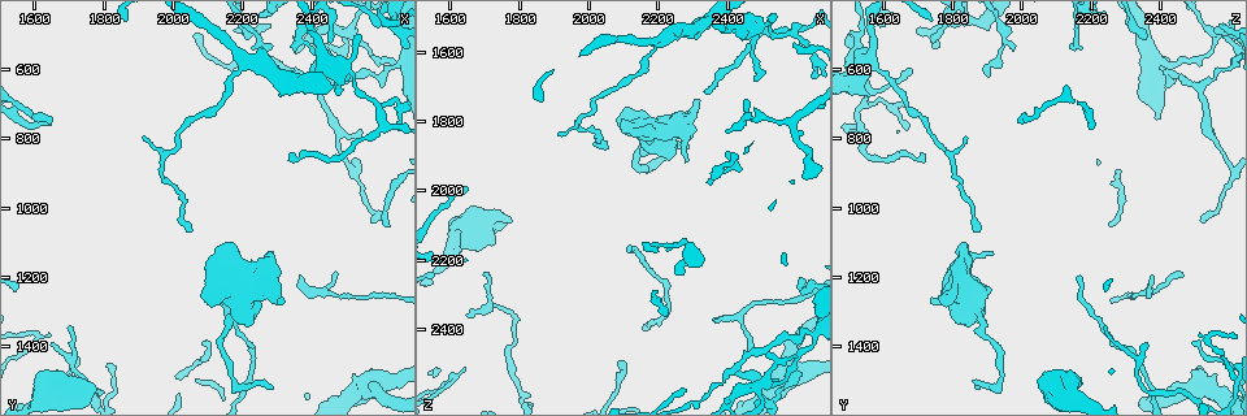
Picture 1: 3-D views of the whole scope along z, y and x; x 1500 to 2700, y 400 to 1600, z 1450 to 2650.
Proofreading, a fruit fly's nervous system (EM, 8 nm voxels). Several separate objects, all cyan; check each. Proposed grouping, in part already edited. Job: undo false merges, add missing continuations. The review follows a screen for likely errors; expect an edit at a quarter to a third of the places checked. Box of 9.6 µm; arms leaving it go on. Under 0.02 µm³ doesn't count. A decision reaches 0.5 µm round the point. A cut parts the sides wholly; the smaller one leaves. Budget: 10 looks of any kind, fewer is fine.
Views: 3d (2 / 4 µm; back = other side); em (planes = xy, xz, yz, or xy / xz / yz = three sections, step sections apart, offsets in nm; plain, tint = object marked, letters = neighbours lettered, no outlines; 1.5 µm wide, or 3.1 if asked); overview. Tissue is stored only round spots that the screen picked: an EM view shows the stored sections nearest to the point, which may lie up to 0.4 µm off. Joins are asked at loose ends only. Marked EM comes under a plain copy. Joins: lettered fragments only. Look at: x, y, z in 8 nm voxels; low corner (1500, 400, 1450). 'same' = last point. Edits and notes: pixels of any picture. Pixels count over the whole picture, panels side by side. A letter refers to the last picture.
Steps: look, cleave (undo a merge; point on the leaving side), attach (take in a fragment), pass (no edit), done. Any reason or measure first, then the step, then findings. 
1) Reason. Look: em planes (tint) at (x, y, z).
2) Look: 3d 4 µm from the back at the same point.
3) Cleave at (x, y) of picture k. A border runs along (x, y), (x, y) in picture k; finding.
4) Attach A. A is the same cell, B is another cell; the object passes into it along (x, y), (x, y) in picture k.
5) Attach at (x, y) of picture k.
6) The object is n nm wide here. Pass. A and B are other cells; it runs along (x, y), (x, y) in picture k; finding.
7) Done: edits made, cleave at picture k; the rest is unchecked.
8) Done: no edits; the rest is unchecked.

An open end. Look: 3d 4 µm at (2310, 1260, 1740).

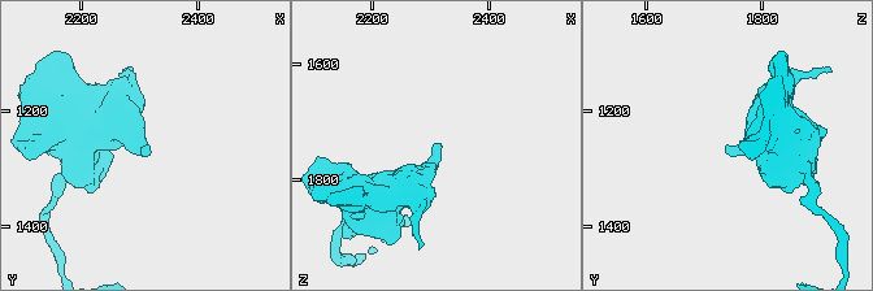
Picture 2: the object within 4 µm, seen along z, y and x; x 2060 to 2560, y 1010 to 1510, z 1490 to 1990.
Look: em xy step 8 (tint) at (2310, 1270, 1735).

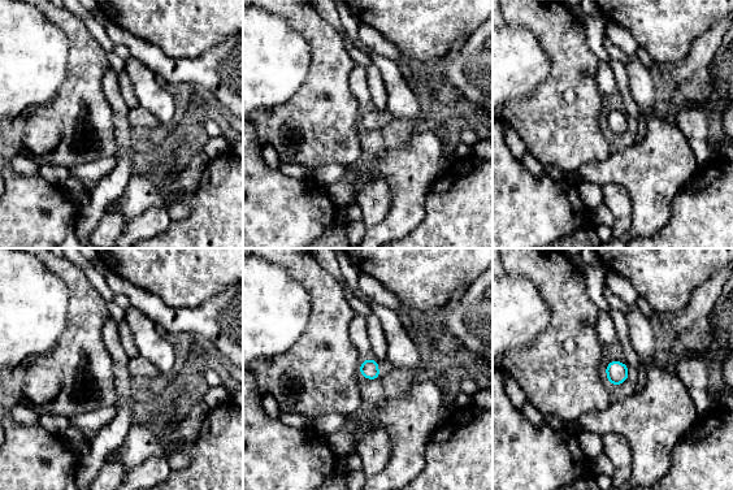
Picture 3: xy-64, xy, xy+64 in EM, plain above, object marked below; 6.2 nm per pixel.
Look: em planes (letters) at the same point.

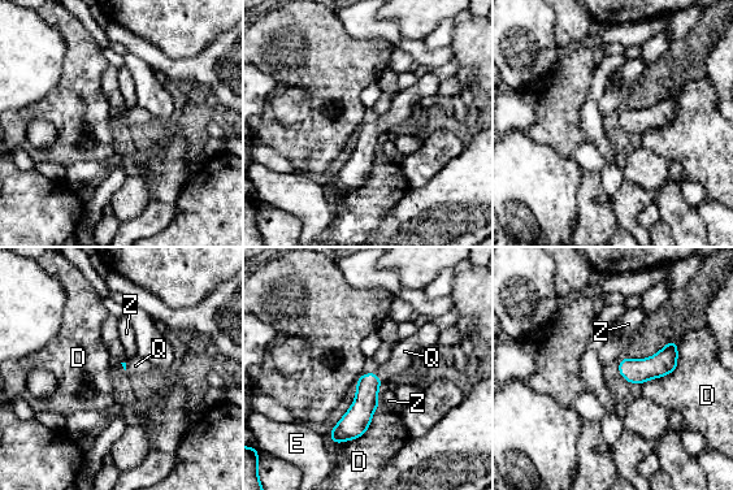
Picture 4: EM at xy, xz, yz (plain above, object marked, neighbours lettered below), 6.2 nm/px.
Attach Q. Q is the same cell, D, E and Z are other cells; the object passes into it along (365, 403), (378, 378), (404, 351) in picture 4; it goes on there.

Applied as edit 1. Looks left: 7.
See it whole again. Look: overview.

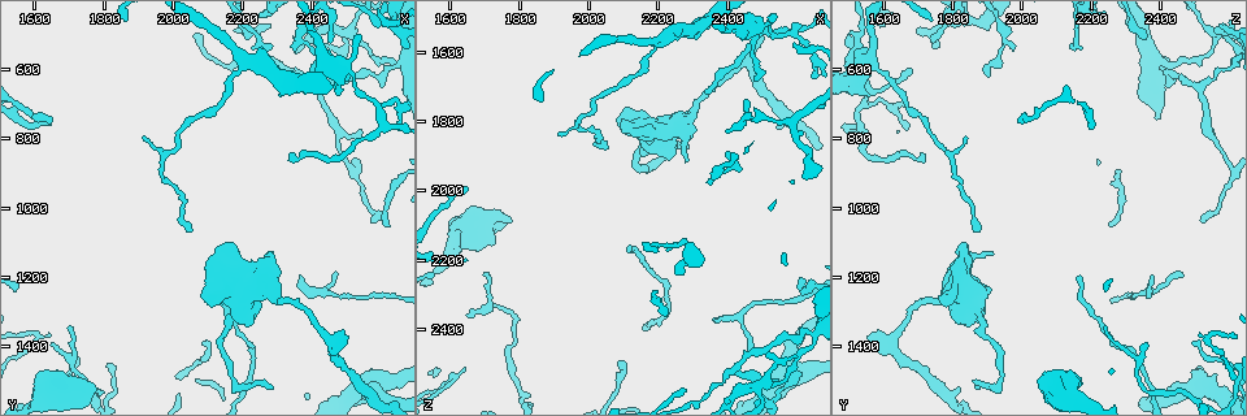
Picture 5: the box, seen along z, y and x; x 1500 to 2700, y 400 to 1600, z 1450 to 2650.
Tapers out. Look: 3d 4 µm at (2290, 1520, 1880).

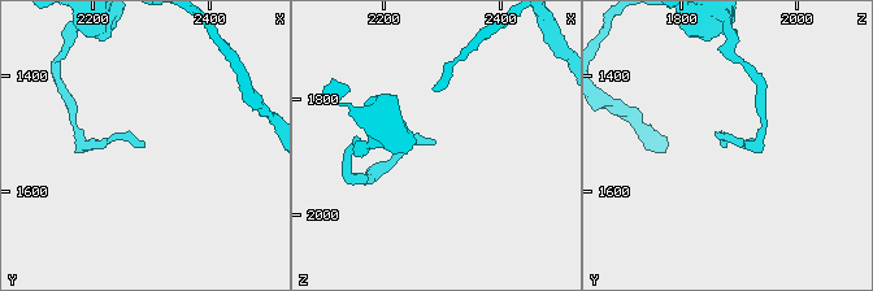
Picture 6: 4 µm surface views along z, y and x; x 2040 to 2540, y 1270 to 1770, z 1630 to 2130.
Look: em planes (letters) at (2285, 1520, 1880).

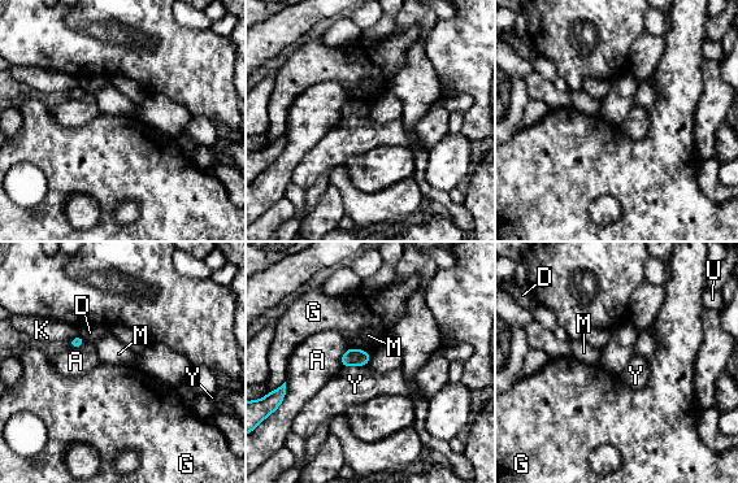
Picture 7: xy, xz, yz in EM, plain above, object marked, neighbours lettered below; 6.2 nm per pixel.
Pass. A, D, G, K, M, U and Y are other cells; a border runs along (365, 365), (347, 365), (343, 368) in picture 7; no lettered fragment goes on from it.

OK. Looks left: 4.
An open end. Look: 3d 4 µm at (2490, 1360, 1560).

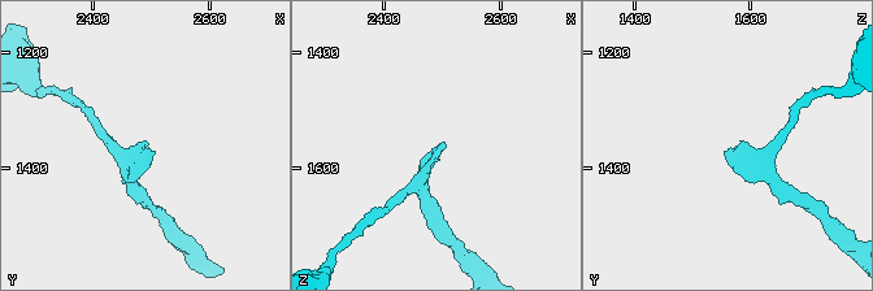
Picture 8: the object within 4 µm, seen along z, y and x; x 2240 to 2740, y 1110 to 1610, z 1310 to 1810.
Shape alone is not enough. Look: em planes (letters) at (2490, 1360, 1570).

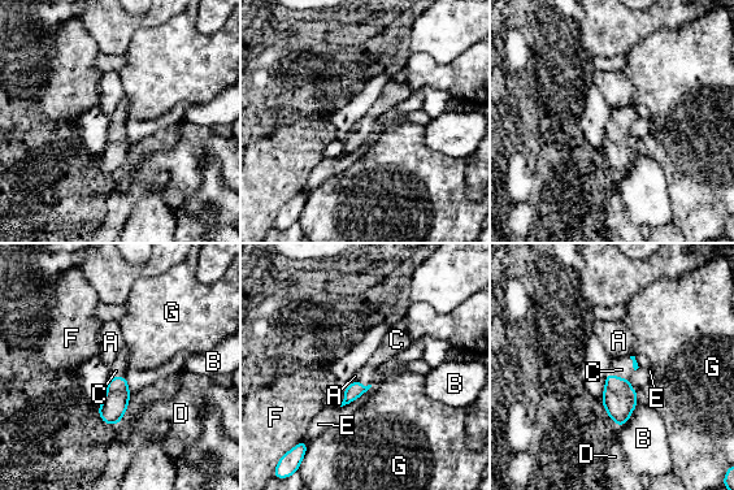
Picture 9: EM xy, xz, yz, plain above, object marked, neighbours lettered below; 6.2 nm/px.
Attach C. C is the same cell, A, B, D, E, F and G are other cells; it goes on there.

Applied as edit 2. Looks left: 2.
Done: edits made, attach at picture 4, attach at picture 9; the rest is unchecked.

